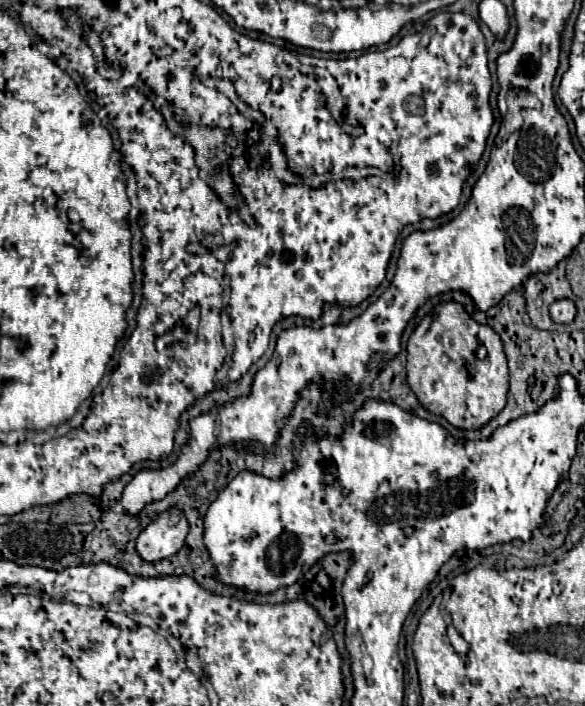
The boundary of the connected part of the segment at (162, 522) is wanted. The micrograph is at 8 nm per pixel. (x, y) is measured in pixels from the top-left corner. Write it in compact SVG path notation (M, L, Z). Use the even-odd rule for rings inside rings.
M178 510L162 512L136 540L136 552L144 562L160 562L174 556L182 546L188 532L188 522Z

